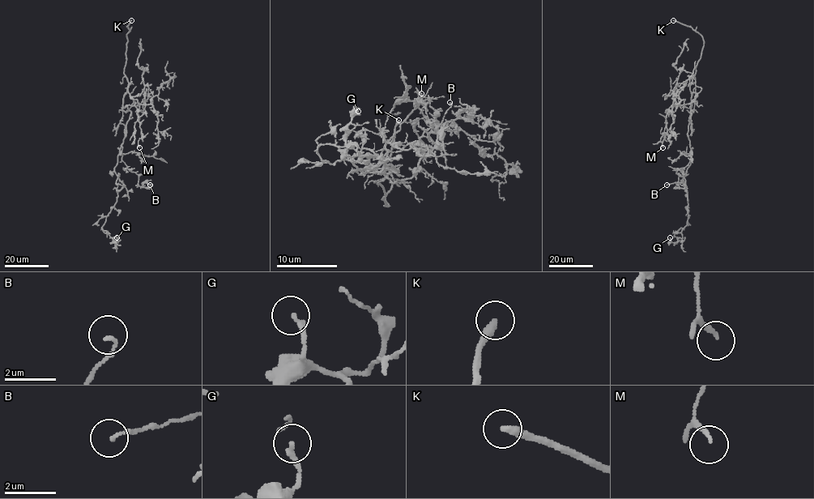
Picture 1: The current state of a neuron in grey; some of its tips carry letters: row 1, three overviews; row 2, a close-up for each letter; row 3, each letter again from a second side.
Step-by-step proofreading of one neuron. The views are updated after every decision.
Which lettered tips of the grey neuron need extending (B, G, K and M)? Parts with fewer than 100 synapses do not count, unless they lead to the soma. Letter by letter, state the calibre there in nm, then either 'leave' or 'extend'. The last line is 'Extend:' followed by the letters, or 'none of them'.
B: 120 nm | leave
G: 200 nm | leave
K: 320 nm | extend
M: 170 nm | leave
Extend: K

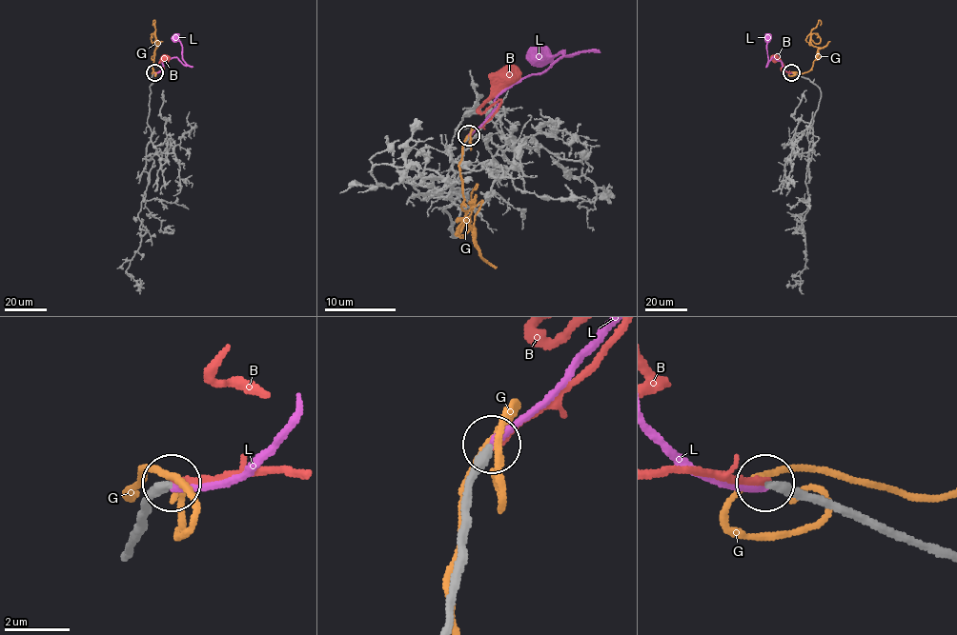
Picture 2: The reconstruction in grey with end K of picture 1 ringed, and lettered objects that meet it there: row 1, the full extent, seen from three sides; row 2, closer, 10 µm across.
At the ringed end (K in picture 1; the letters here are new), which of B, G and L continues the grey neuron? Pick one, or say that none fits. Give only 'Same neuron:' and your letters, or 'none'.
Same neuron: B

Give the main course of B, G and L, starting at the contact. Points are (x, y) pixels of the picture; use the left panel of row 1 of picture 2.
B: (154, 72), (163, 71), (157, 64), (164, 59)
G: (154, 72), (152, 73), (153, 52), (158, 45), (154, 20), (152, 25)
L: (154, 72), (162, 69), (163, 61), (173, 57), (186, 64), (182, 45), (175, 38)

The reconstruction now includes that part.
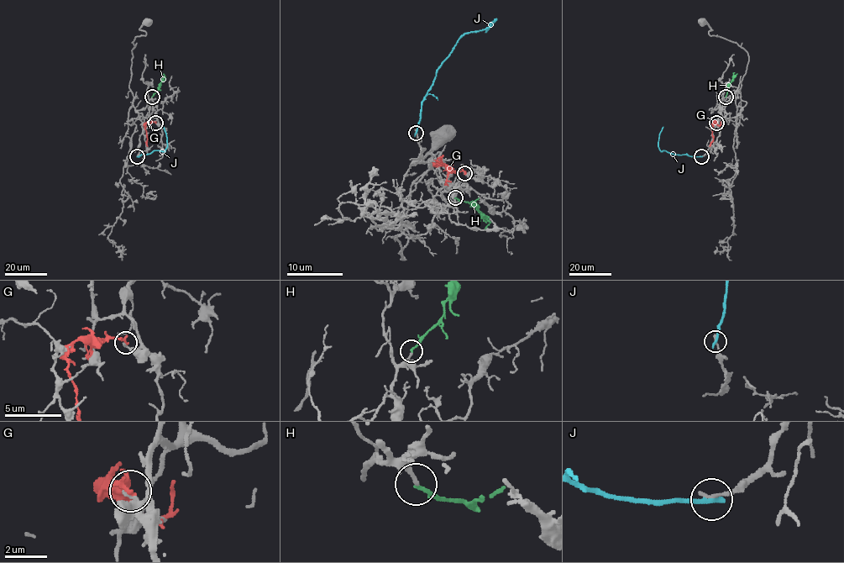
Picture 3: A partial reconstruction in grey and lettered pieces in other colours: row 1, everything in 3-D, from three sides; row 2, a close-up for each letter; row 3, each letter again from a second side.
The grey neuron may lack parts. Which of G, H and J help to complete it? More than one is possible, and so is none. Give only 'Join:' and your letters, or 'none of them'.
Join: H

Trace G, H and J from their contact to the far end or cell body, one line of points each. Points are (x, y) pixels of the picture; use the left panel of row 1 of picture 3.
G: (155, 123), (147, 122), (144, 125), (148, 146)
H: (152, 97), (163, 79), (161, 72)
J: (137, 156), (154, 150), (165, 151), (167, 142), (163, 127)

